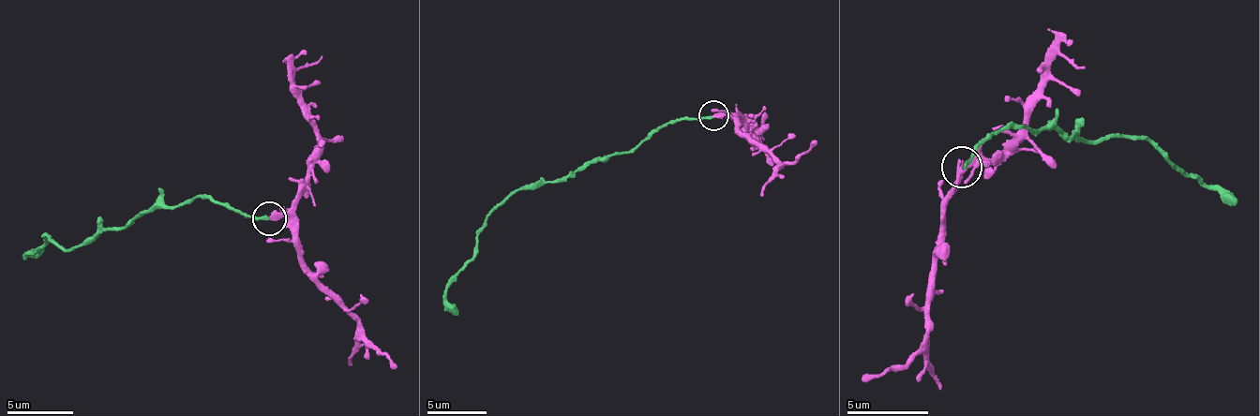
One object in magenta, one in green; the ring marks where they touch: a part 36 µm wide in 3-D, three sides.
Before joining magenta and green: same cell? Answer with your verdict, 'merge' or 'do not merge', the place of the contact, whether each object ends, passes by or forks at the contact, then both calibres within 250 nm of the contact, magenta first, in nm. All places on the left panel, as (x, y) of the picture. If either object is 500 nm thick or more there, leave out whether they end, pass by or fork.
do not merge; at (269, 218); magenta ends there; green ends there; 360 nm thick on the magenta side, 220 nm on the other

